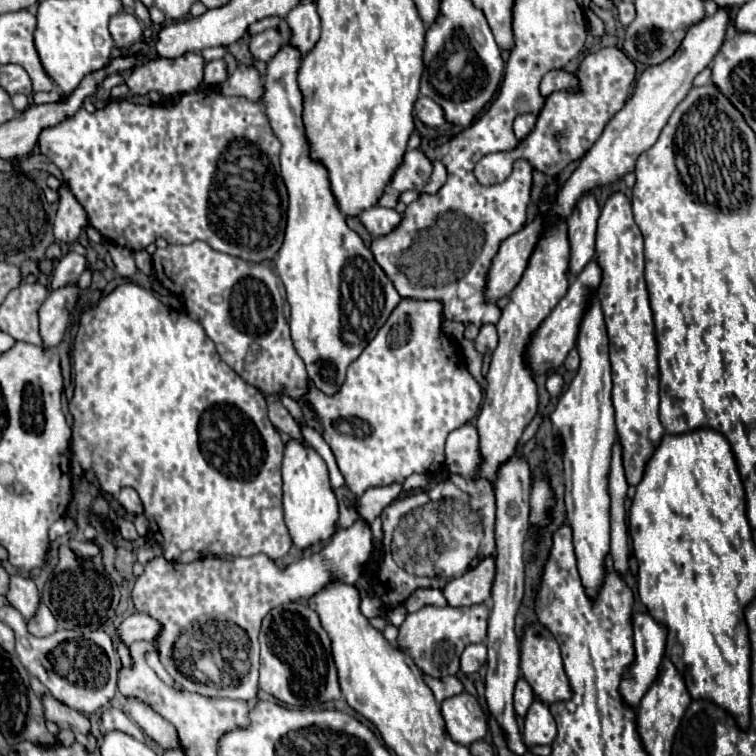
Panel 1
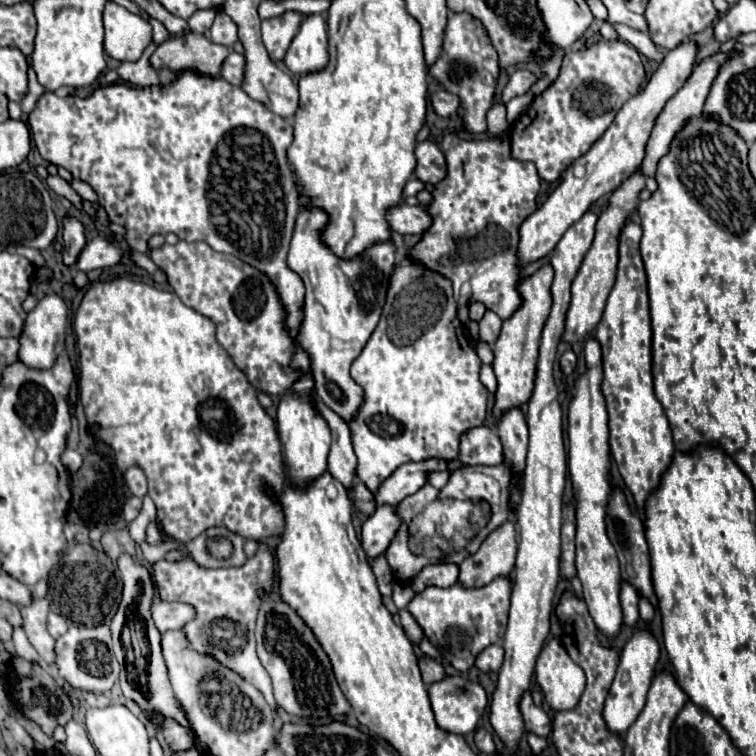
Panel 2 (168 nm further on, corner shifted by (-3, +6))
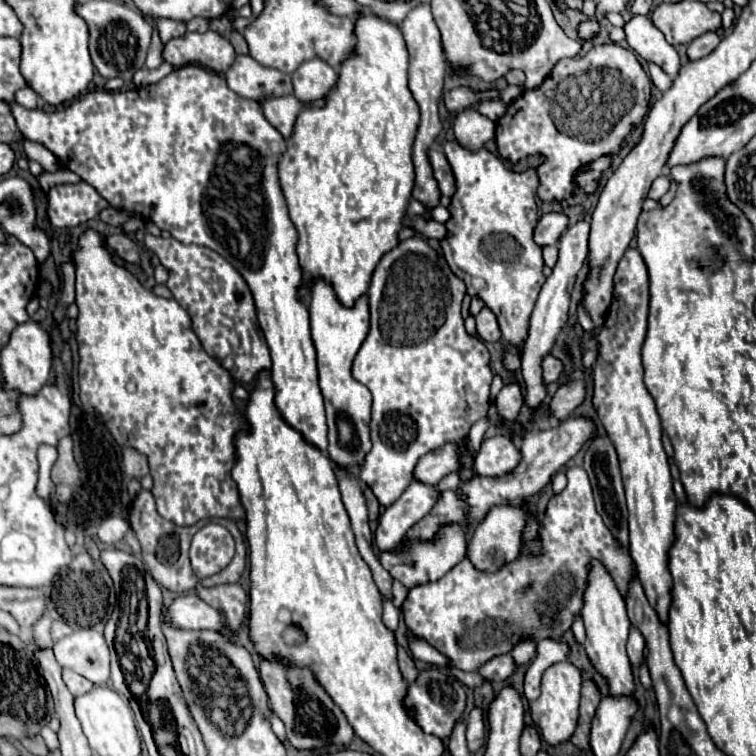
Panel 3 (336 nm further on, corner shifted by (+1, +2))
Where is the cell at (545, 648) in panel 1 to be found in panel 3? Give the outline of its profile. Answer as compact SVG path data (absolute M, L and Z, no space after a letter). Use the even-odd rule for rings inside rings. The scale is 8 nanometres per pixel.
M555 662L541 678L541 694L529 702L529 714L533 726L549 746L567 742L579 724L579 700L581 700L581 670L571 662Z

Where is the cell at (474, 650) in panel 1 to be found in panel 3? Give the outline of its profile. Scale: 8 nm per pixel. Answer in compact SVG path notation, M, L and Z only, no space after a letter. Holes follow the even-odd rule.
M503 654L503 656L495 656L493 660L489 660L485 666L479 668L479 674L489 680L489 682L505 682L509 680L513 674L517 672L517 664L513 660L513 656Z

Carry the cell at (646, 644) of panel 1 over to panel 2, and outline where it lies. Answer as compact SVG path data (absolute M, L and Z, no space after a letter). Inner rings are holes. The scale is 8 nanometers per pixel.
M649 628L635 630L633 636L629 638L629 642L625 644L623 652L621 652L621 662L619 662L615 680L611 684L609 696L605 700L603 718L605 718L611 732L625 734L627 728L635 722L635 716L639 716L639 712L643 710L643 704L647 702L647 692L651 686L653 672L655 672L655 666L659 662L659 656L661 656L661 648L659 648L659 642L653 636L653 632Z

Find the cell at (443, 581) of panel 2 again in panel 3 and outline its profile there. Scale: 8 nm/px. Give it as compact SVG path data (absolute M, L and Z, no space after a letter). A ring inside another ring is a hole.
M443 524L437 534L431 540L415 540L405 538L397 550L381 552L379 560L383 568L399 582L403 582L407 588L413 588L417 584L427 584L439 580L443 574L447 574L457 562L461 562L467 554L467 538L459 524Z

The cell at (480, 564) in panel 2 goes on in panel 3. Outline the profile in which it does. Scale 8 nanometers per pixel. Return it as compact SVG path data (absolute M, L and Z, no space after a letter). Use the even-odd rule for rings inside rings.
M523 500L521 504L497 504L493 508L489 508L489 512L485 514L483 520L479 520L479 524L475 526L475 532L469 540L467 552L471 562L475 564L477 570L483 572L497 572L503 564L513 562L521 552L519 552L519 544L523 544L523 504L527 504L527 500Z

